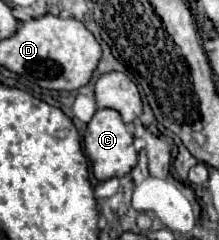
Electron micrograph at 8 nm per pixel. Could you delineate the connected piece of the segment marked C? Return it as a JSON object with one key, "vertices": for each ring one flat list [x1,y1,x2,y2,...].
{"vertices":[[103,108,97,110,87,124,87,134,85,134,85,150,93,166,93,176,103,182,109,178,121,178,129,174,135,164,137,164,137,152,133,148,133,136,129,134,125,122,121,120,121,114,113,108]]}

